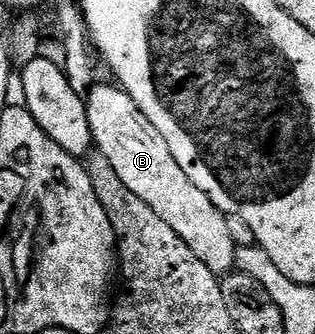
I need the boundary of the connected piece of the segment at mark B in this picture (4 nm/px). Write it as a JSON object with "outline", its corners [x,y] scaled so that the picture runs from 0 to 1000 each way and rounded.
{"outline":[[[302,251],[270,284],[298,446],[359,491],[384,551],[429,587],[448,587],[448,599],[460,599],[460,611],[473,611],[473,623],[486,623],[486,635],[498,635],[498,647],[511,647],[511,659],[613,743],[625,778],[679,820],[730,817],[743,805],[752,740],[740,707],[727,707],[721,644],[683,620],[676,599],[663,599],[587,515],[575,515],[575,491],[549,479],[537,431],[524,431],[511,395],[460,359],[460,335],[422,311],[422,287],[397,278],[375,251],[349,254]]]}

